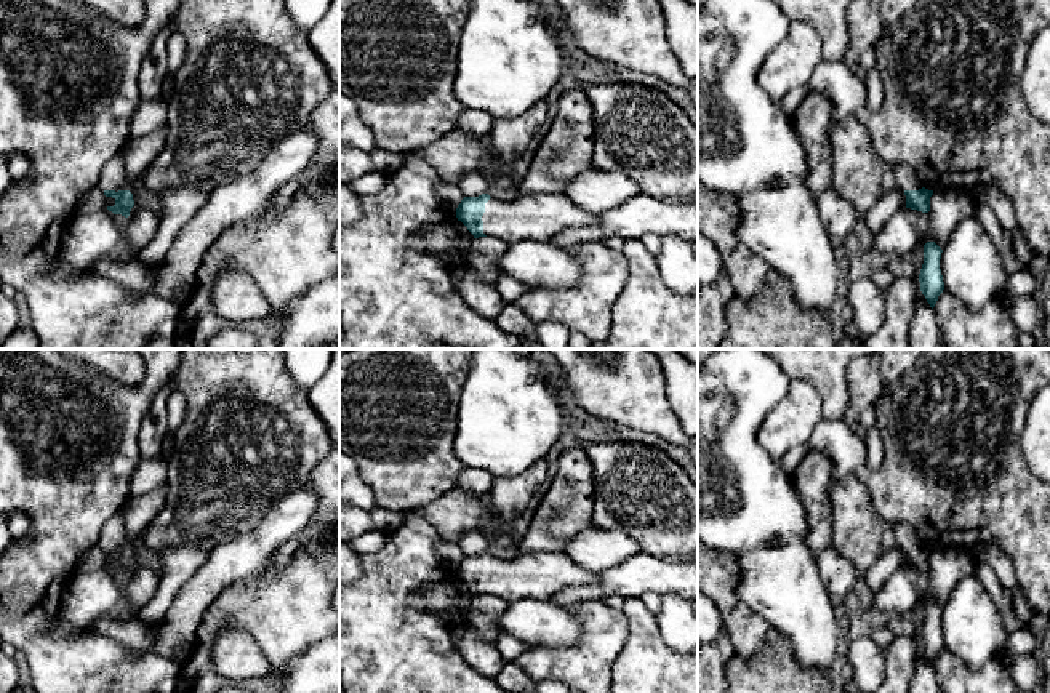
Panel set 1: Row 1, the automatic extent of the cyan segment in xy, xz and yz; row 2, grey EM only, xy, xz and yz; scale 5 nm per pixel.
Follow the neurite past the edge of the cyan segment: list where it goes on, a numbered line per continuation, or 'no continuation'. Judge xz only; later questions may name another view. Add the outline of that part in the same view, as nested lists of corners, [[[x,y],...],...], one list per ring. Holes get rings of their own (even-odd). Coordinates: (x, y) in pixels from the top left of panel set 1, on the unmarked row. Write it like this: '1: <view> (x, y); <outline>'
1: xz (541, 575); [[[523,552],[512,560],[491,555],[485,562],[482,579],[487,595],[507,603],[520,597],[549,600],[562,587],[591,584],[597,576],[565,552]]]

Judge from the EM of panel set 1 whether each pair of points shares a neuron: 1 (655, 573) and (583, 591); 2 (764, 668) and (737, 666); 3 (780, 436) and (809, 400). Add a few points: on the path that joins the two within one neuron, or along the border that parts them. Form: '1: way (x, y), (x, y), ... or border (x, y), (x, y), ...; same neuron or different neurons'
1: way (637, 575), (613, 580), (601, 588); same neuron
2: way (757, 668), (743, 668); same neuron
3: way (785, 428), (802, 408); same neuron

